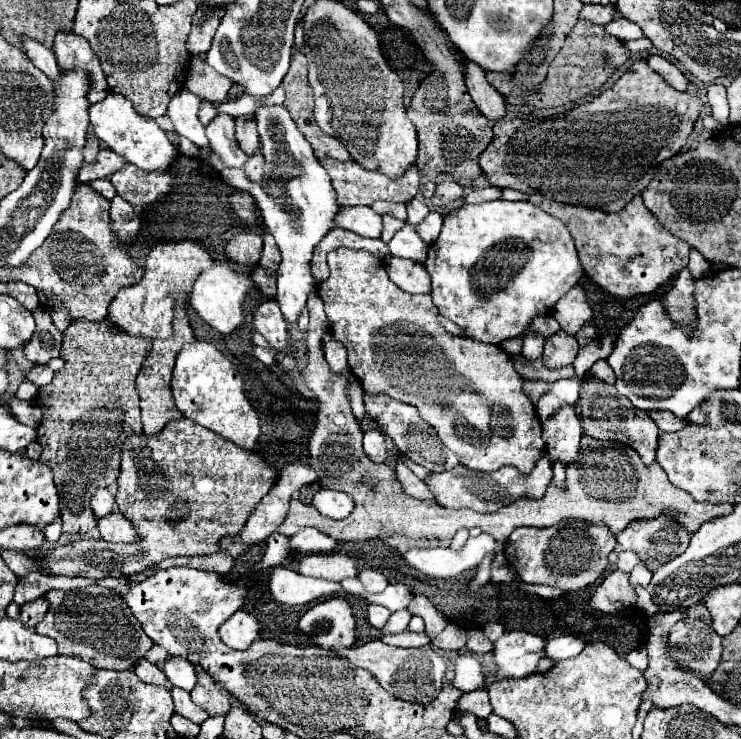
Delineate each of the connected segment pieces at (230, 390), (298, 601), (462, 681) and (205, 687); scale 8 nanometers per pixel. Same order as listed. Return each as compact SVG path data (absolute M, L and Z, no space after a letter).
M195 342L195 344L185 344L181 348L173 370L171 390L175 406L181 410L185 418L221 434L223 438L231 440L233 444L245 450L255 448L257 438L261 434L259 414L253 408L247 394L243 392L243 378L239 370L213 344Z
M277 566L273 570L269 582L269 590L273 598L285 606L309 604L311 600L327 596L327 590L333 590L331 586L333 586L331 582L325 582L321 578L307 578L283 566Z
M453 656L453 664L457 666L457 680L453 680L453 686L459 688L461 692L471 692L477 690L483 682L485 676L481 672L481 664L477 662L475 656Z
M197 666L197 686L191 692L191 700L209 716L227 716L227 712L231 710L231 704L223 694L223 686L209 678L209 674L201 670L201 666Z

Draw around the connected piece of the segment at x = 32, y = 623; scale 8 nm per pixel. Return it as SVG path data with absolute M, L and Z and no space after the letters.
M37 598L35 602L23 604L23 606L21 606L21 622L23 622L27 628L35 628L35 626L43 620L47 608L49 608L49 604L47 604L45 598Z

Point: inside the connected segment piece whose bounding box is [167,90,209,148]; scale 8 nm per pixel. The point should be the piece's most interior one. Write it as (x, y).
(183, 110)

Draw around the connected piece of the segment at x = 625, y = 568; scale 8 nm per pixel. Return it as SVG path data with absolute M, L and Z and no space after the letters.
M621 550L619 552L619 560L617 560L617 570L621 570L621 572L625 572L625 574L629 574L635 566L639 564L639 558L637 558L637 554L633 554L633 552L629 552L629 550Z

